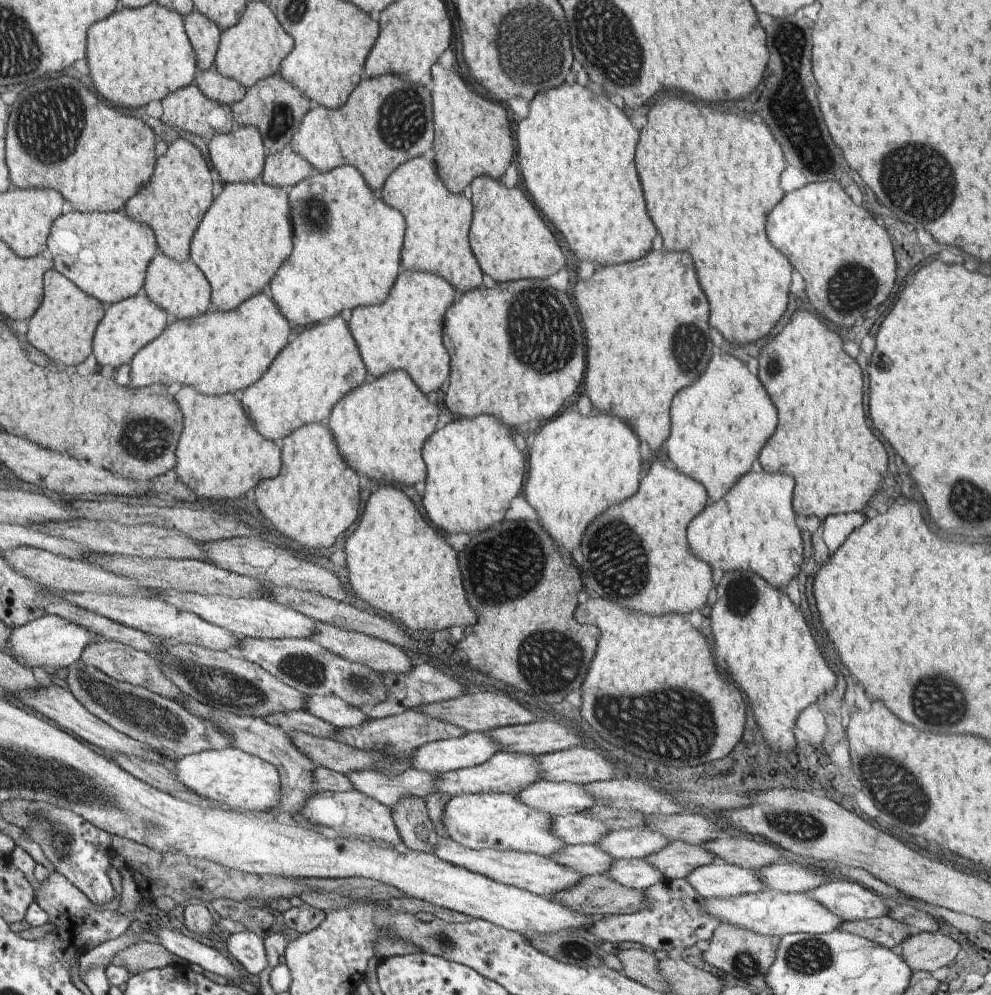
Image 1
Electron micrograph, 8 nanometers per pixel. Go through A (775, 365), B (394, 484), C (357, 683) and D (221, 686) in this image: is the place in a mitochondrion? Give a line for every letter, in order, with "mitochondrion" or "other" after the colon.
A: mitochondrion
B: other
C: mitochondrion
D: mitochondrion

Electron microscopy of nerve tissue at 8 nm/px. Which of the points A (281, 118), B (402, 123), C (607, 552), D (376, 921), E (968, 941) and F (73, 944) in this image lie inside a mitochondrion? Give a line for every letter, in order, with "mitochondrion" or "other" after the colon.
A: mitochondrion
B: mitochondrion
C: mitochondrion
D: mitochondrion
E: other
F: other

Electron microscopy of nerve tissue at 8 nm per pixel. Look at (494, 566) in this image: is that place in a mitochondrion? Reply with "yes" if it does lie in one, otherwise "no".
yes

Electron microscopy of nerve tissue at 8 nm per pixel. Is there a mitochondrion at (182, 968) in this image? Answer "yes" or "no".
no

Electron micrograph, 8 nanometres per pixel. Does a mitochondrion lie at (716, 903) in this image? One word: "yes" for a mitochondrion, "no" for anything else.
no

